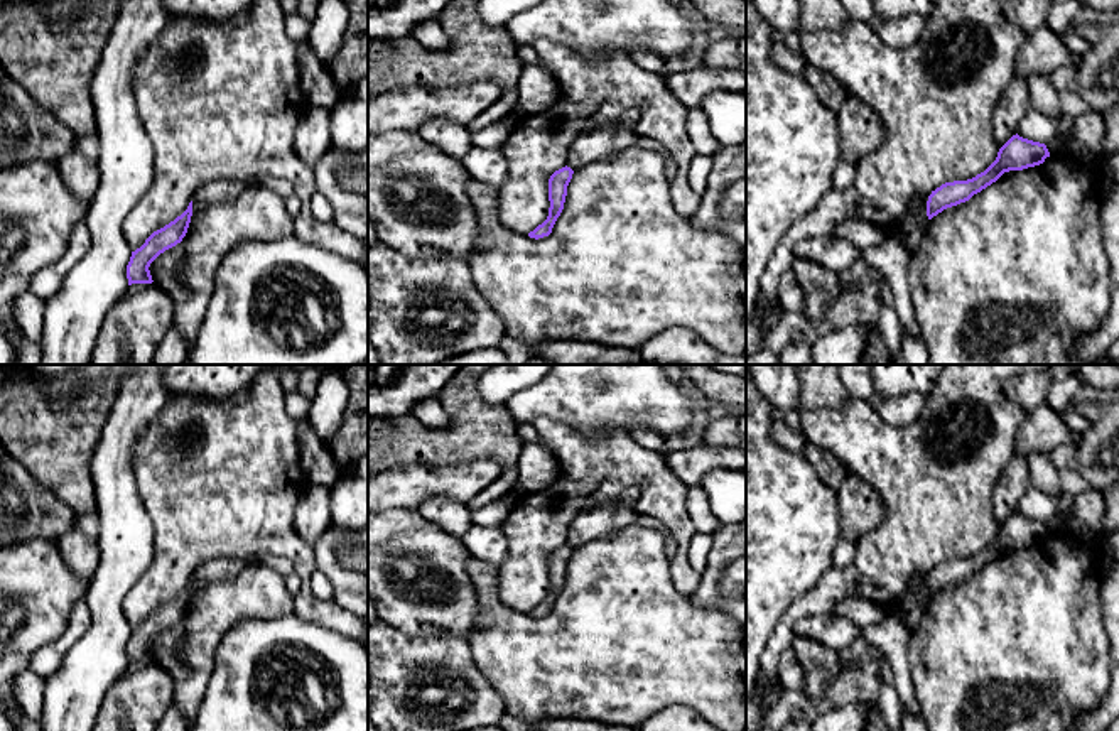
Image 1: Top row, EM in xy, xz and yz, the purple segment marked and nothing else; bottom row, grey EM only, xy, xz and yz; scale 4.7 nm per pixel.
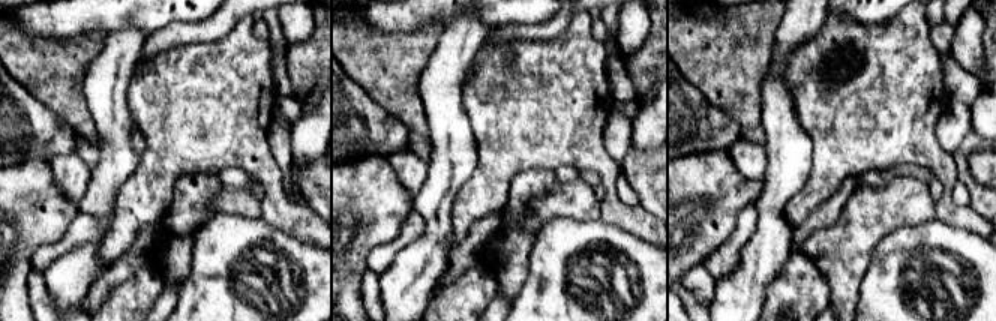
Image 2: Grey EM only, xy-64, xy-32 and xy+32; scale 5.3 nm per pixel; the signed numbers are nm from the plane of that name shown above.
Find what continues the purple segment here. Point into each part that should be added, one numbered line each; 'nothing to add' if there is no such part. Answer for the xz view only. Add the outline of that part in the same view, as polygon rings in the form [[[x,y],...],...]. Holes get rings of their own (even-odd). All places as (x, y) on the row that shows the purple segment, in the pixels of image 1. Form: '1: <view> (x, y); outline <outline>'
nothing to add

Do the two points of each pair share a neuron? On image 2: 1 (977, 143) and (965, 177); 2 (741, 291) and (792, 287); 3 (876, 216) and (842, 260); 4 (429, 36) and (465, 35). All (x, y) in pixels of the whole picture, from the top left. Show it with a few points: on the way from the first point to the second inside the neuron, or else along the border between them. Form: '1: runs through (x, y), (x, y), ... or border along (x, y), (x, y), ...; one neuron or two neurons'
1: runs through (968, 150), (963, 155), (963, 168); one neuron
2: border along (788, 258), (788, 263), (770, 284), (762, 305); two neurons
3: runs through (866, 227), (845, 249); one neuron
4: border along (443, 29), (435, 50), (423, 68); two neurons

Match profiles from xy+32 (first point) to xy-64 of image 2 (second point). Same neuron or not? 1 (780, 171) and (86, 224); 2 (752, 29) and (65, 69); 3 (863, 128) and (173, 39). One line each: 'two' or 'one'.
1: two
2: one
3: two

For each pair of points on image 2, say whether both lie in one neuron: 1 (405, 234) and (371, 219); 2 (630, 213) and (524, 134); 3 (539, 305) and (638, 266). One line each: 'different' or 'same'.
1: different
2: same
3: same

